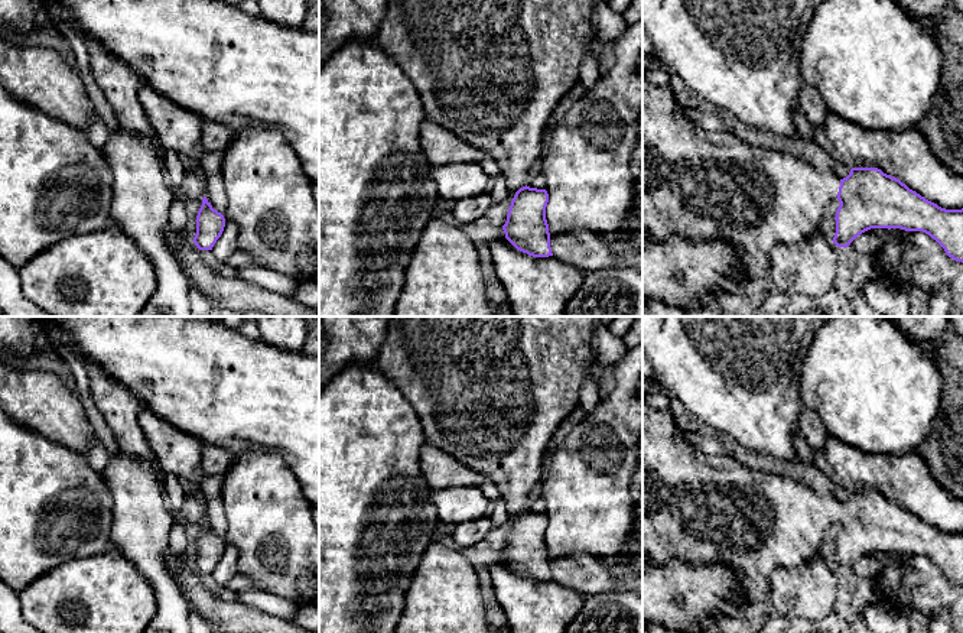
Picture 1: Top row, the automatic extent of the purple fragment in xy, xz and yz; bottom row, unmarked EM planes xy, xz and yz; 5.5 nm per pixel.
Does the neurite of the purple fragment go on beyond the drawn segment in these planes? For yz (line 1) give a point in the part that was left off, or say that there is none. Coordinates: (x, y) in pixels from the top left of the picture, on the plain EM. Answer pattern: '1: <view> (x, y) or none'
1: none

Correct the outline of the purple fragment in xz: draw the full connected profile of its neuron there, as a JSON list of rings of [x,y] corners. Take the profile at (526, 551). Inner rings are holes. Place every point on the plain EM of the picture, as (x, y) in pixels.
[[[520,512],[502,549],[505,562],[520,575],[533,581],[553,580],[546,543],[549,517],[546,513]]]

